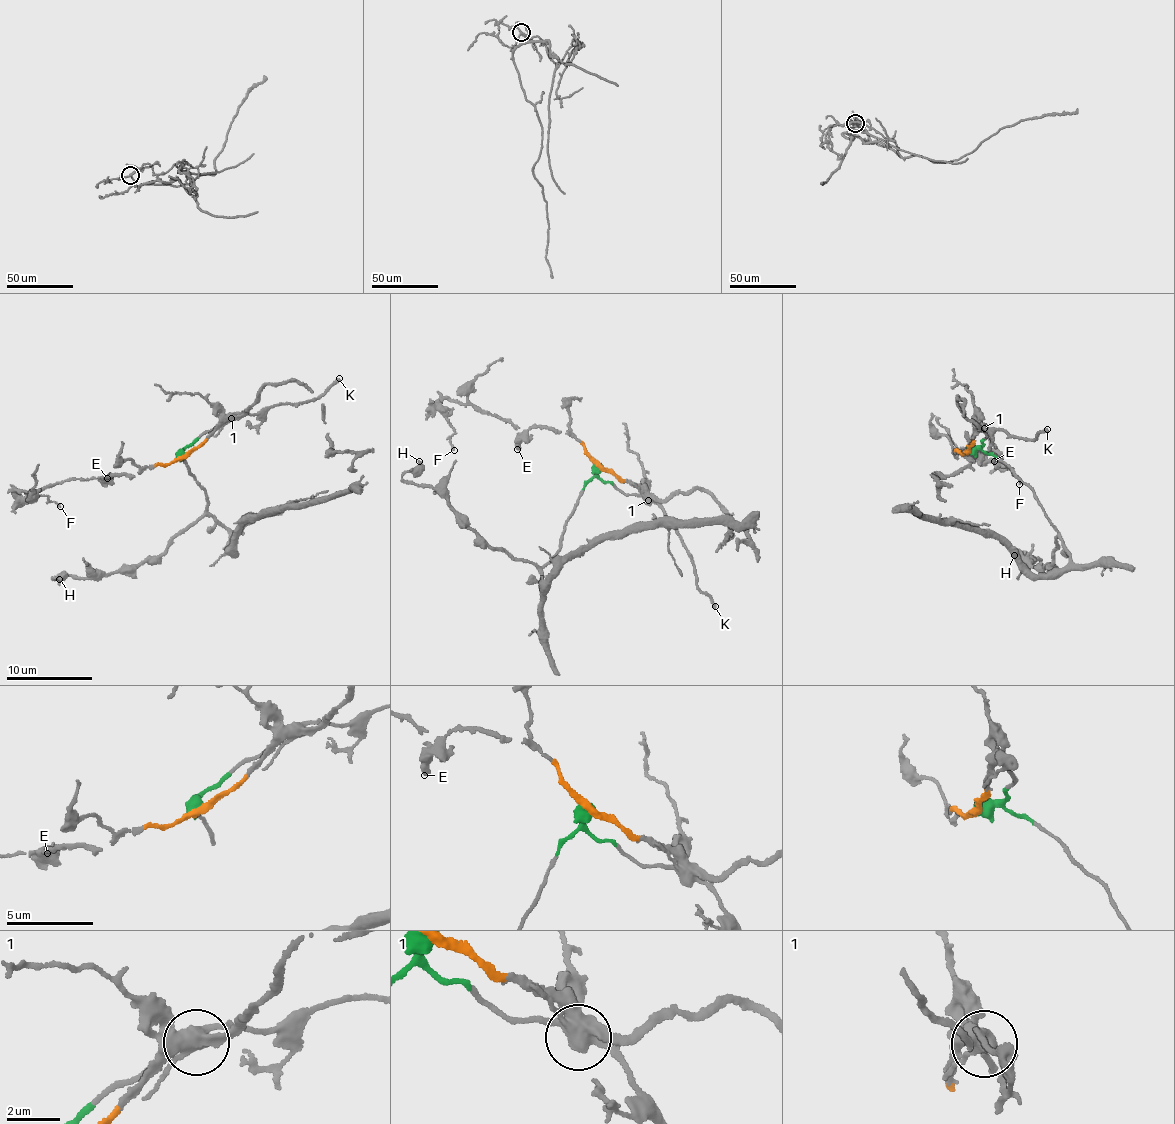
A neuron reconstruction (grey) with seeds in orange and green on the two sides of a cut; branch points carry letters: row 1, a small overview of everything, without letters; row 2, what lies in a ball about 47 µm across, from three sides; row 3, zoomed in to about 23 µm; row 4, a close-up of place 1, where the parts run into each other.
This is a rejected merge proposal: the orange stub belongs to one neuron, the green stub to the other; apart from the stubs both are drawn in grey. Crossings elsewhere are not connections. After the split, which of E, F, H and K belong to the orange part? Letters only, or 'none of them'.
E, F

